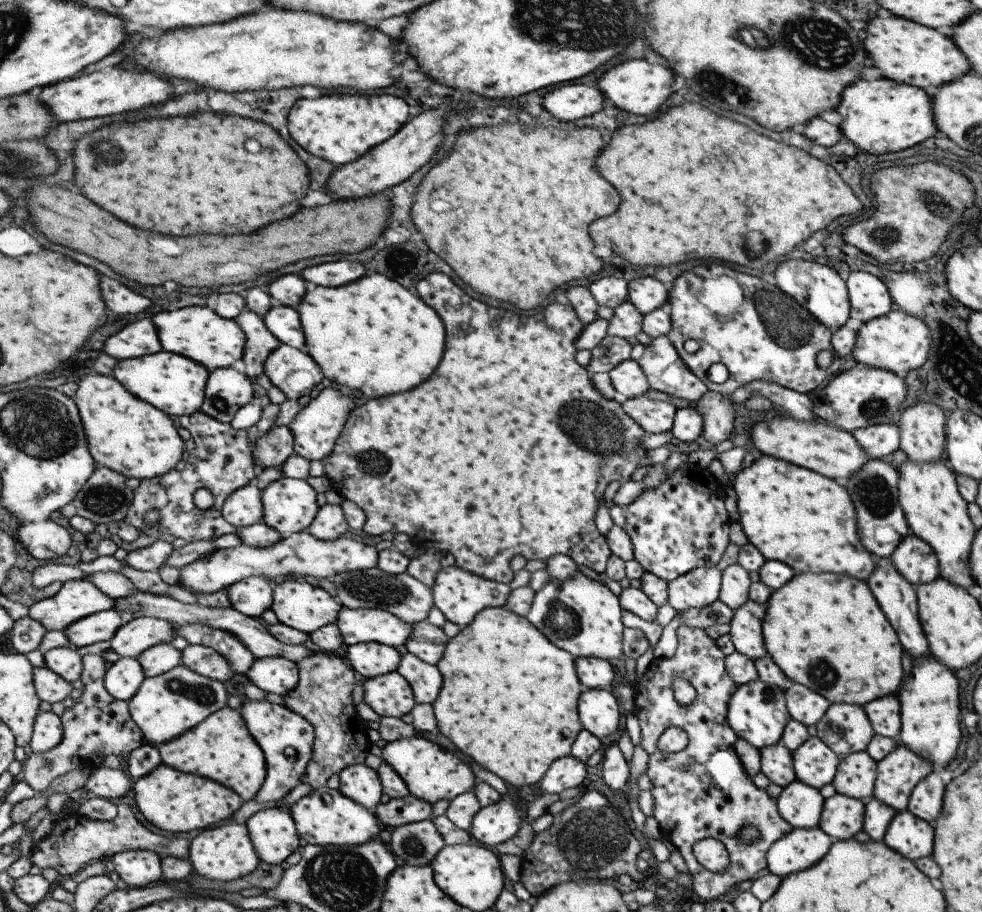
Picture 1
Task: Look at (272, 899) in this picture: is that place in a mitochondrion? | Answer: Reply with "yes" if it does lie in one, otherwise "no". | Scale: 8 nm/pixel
no

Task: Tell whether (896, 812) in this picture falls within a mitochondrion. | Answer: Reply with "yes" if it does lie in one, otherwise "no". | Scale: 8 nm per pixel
no

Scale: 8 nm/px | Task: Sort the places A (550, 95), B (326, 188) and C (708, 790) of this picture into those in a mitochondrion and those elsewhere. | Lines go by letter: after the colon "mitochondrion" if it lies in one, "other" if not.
A: other
B: other
C: other

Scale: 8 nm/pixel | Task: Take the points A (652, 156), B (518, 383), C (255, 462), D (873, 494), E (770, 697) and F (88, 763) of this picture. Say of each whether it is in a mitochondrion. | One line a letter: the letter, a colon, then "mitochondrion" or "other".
A: other
B: other
C: other
D: mitochondrion
E: mitochondrion
F: other

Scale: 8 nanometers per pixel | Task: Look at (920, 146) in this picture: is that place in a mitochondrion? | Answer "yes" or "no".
no

